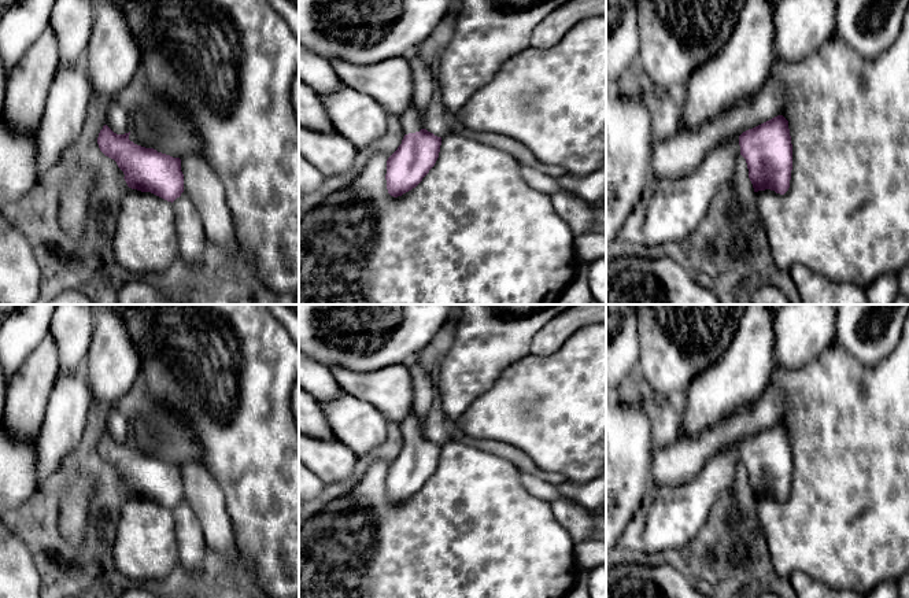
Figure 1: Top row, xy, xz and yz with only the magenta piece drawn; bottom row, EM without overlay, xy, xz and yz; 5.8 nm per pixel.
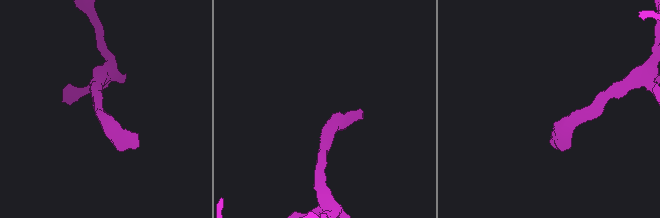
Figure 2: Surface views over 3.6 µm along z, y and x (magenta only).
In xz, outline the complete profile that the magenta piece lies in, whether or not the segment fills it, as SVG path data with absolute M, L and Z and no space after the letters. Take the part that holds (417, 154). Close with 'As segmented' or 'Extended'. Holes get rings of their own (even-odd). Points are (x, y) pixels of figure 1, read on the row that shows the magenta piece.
M414 104L400 115L404 137L398 150L387 160L387 189L393 198L415 188L435 166L441 137L424 128L422 118Z. Extended

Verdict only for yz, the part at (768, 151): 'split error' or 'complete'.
split error

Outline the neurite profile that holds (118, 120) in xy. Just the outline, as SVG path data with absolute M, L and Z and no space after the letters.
M112 99L107 111L106 125L117 134L125 134L130 132L132 118L125 107L117 100Z

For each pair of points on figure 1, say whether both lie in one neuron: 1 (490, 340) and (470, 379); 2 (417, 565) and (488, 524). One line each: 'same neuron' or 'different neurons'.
1: same neuron
2: same neuron

